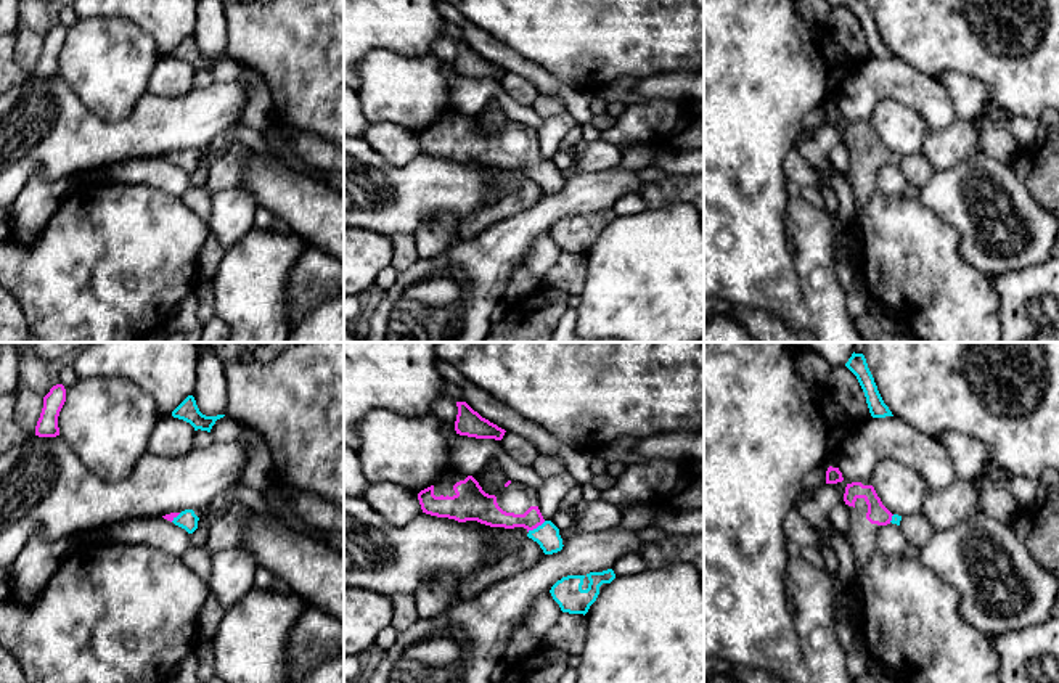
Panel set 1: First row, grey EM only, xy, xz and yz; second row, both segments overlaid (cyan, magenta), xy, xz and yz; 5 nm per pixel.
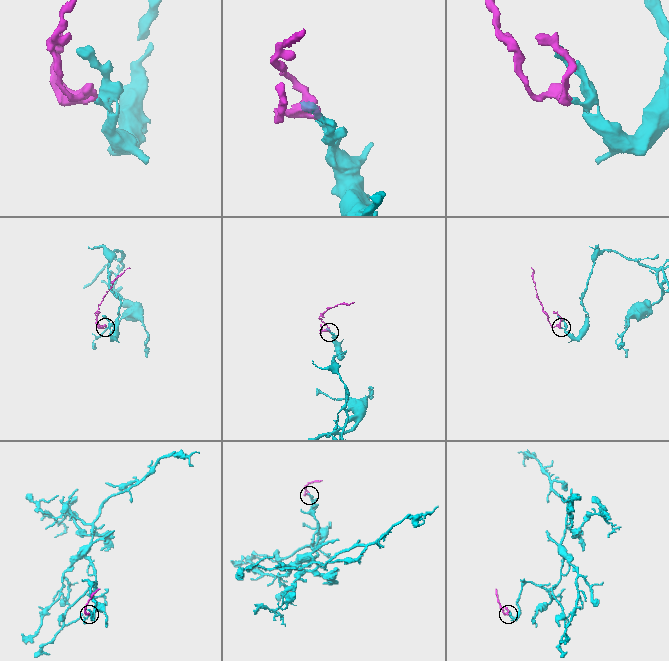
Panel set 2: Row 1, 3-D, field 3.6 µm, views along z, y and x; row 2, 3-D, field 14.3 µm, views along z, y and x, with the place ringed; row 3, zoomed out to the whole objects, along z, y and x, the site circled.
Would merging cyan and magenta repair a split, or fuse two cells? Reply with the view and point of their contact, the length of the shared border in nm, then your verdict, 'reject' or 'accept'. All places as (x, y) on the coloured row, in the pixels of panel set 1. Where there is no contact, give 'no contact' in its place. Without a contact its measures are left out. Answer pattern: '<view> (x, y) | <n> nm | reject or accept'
xz (537, 527) | 110 nm | accept

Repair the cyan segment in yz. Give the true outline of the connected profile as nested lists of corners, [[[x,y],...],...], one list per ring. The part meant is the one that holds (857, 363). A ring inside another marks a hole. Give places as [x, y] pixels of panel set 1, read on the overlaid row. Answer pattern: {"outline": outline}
{"outline": [[[852,354],[845,366],[857,376],[873,418],[893,416],[884,403],[863,354]]]}

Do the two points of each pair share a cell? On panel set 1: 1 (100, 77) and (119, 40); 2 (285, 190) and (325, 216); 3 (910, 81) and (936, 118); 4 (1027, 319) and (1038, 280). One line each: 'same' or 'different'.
1: same
2: same
3: same
4: same

